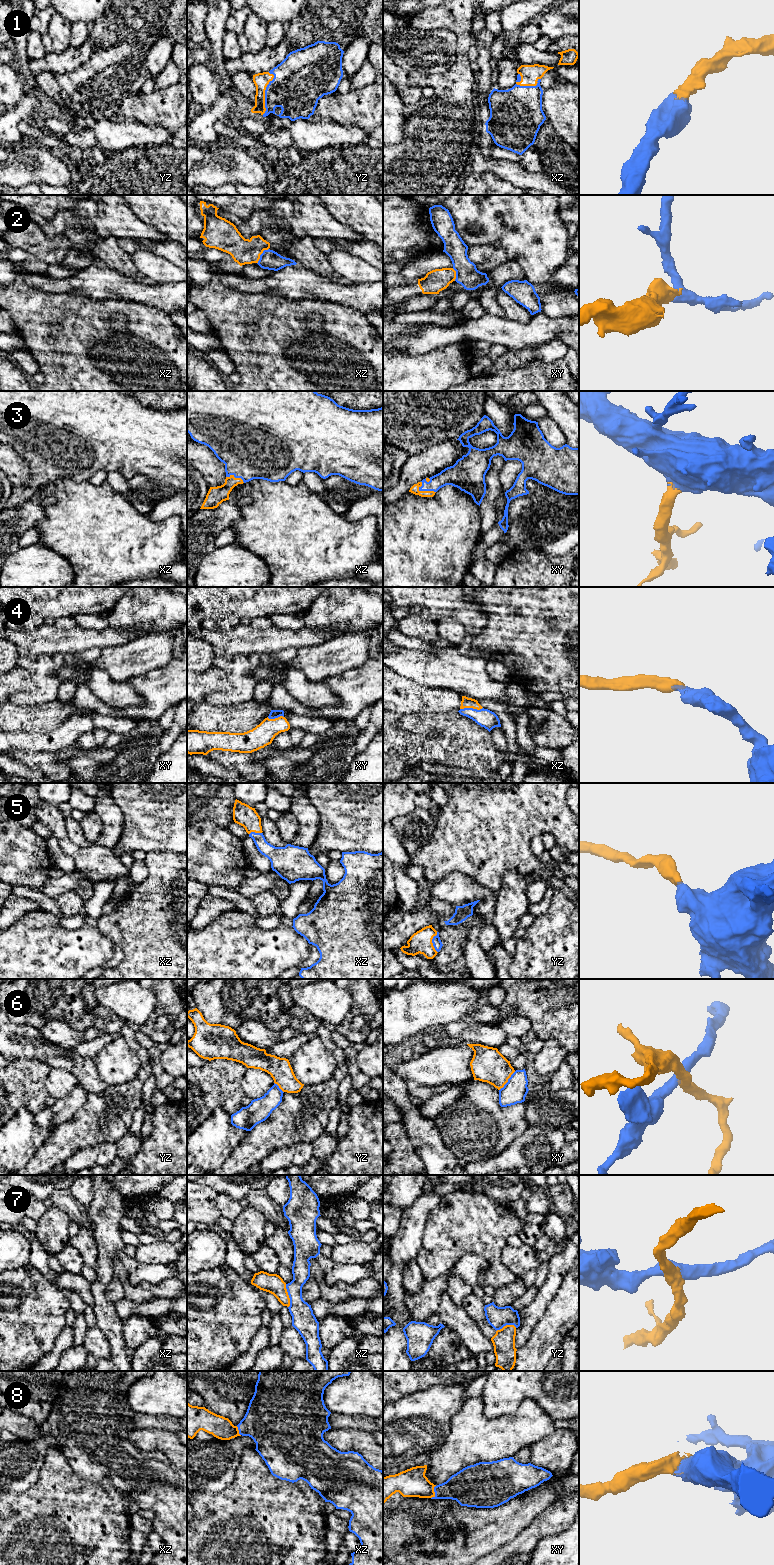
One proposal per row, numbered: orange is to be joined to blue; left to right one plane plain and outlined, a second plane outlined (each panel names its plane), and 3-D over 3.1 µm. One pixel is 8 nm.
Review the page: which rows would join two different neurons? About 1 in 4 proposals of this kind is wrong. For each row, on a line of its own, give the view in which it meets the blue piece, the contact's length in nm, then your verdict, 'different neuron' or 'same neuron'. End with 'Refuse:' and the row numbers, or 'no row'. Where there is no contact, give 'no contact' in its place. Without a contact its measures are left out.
1: yz | 340 nm | same neuron
2: xz | 160 nm | different neuron
3: xy | 150 nm | same neuron
4: xz | 180 nm | same neuron
5: yz | 170 nm | same neuron
6: xy | 200 nm | different neuron
7: xz | 190 nm | different neuron
8: xy | 120 nm | same neuron
Refuse: 2, 6, 7

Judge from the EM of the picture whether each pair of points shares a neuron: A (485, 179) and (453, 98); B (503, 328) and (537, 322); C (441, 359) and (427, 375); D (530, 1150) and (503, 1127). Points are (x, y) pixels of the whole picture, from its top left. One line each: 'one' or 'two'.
A: two
B: one
C: one
D: two

